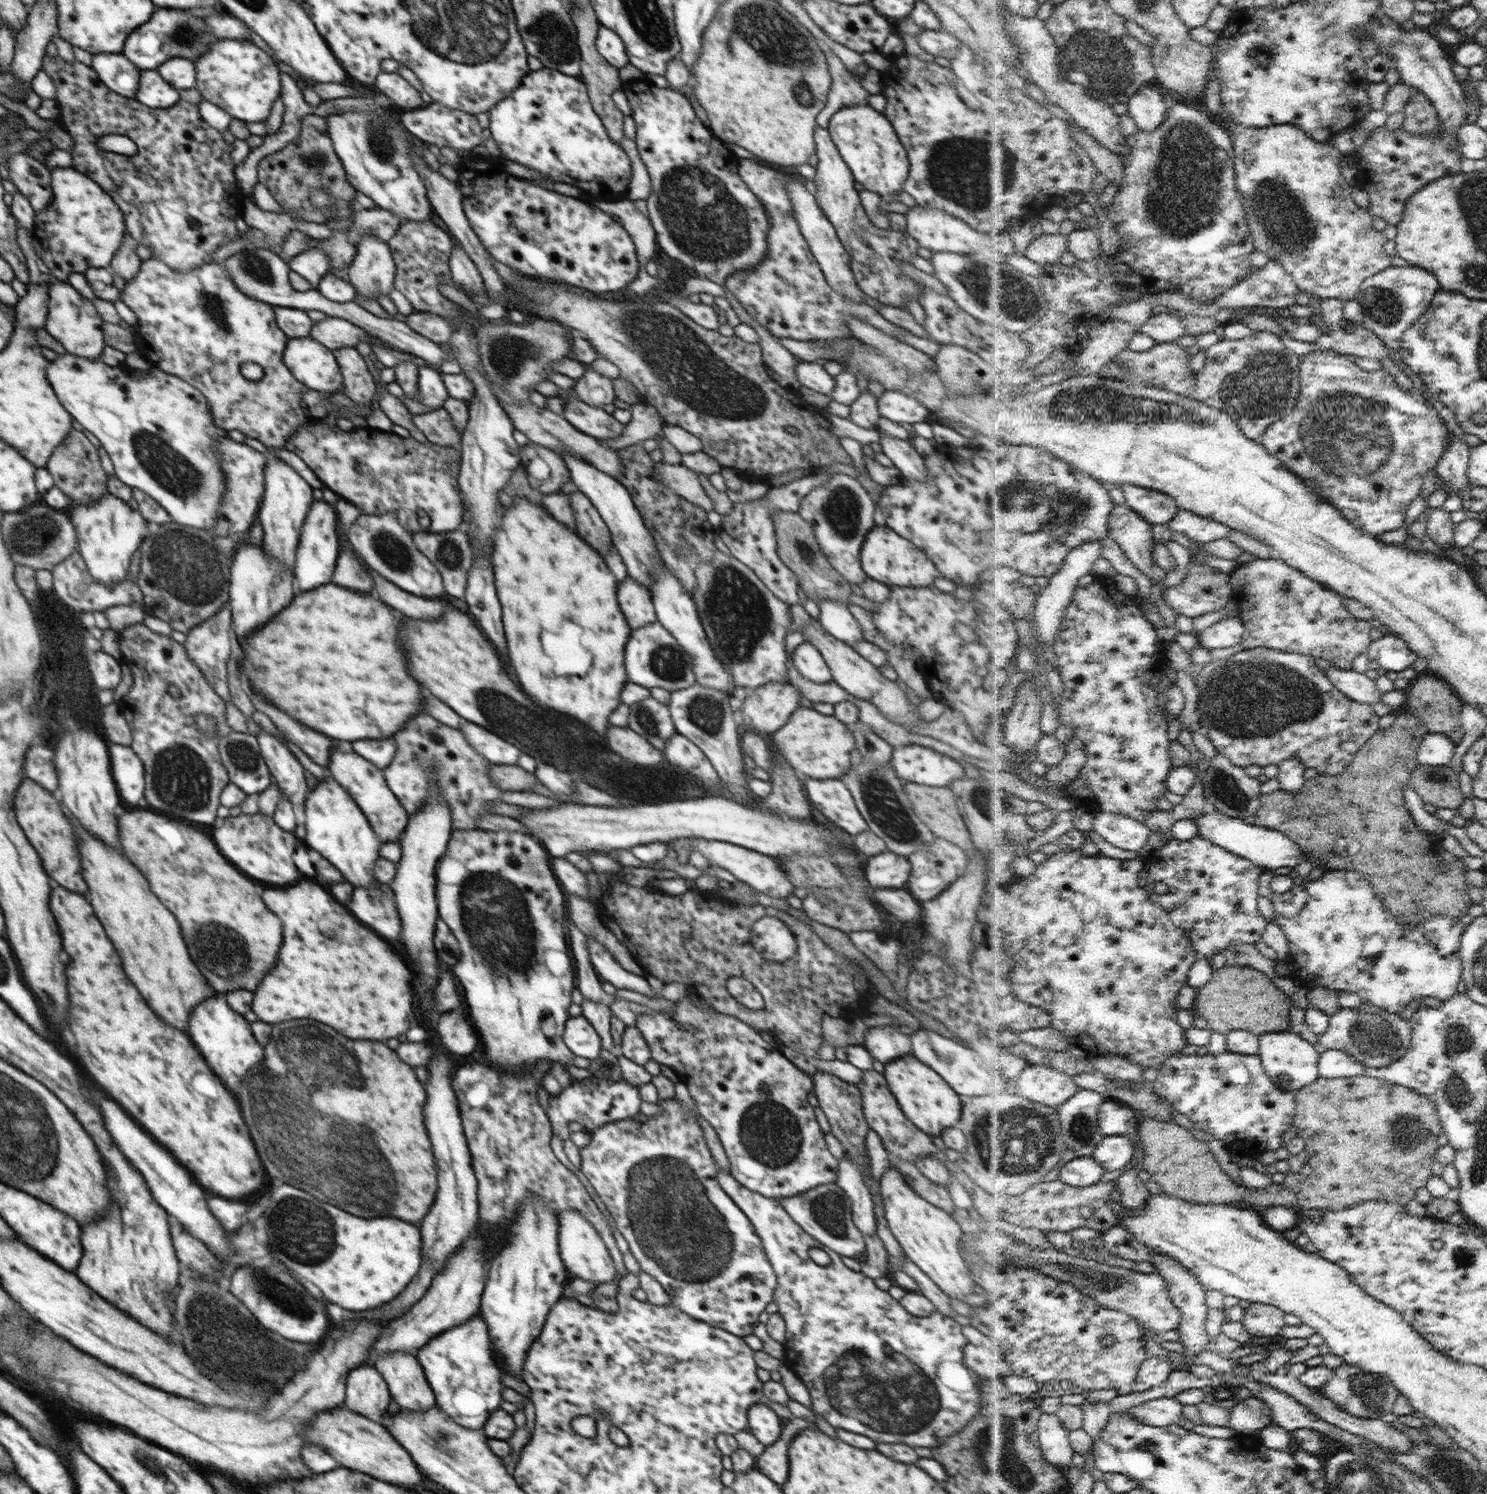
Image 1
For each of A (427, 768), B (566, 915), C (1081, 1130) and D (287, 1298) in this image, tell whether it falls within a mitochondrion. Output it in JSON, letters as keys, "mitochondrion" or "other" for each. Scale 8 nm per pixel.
{"A":"mitochondrion","B":"other","C":"mitochondrion","D":"mitochondrion"}

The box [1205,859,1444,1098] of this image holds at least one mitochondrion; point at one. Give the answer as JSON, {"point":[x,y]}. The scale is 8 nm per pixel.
{"point":[1375,1037]}

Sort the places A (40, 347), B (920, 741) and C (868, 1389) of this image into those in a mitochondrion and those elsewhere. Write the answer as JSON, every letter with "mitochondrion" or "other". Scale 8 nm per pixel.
{"A":"other","B":"other","C":"mitochondrion"}

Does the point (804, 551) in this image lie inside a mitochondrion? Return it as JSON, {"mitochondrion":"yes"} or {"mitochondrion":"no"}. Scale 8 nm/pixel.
{"mitochondrion":"yes"}

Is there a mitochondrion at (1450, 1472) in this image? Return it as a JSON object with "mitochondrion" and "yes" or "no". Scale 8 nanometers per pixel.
{"mitochondrion":"yes"}

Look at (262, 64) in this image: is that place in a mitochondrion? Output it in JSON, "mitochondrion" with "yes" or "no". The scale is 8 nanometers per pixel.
{"mitochondrion":"no"}

